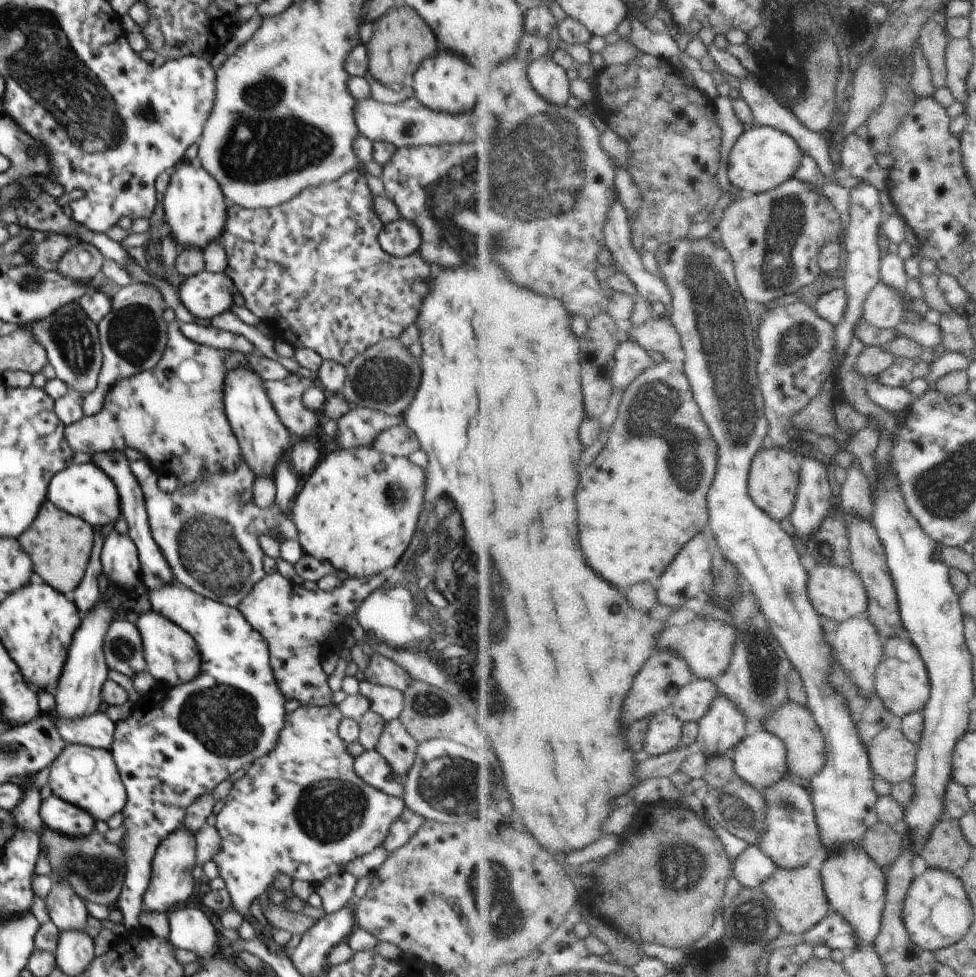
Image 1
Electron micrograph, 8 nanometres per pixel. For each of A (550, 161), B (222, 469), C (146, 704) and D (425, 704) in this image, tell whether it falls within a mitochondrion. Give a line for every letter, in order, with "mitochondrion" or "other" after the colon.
A: mitochondrion
B: other
C: other
D: mitochondrion

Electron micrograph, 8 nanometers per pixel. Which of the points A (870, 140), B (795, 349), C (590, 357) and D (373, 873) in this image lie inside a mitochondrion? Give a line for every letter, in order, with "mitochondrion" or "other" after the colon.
A: other
B: mitochondrion
C: other
D: other

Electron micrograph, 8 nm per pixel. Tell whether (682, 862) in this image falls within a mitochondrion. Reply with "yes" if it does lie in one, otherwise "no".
yes

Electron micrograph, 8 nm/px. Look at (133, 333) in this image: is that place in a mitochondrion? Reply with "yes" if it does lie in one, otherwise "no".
yes

